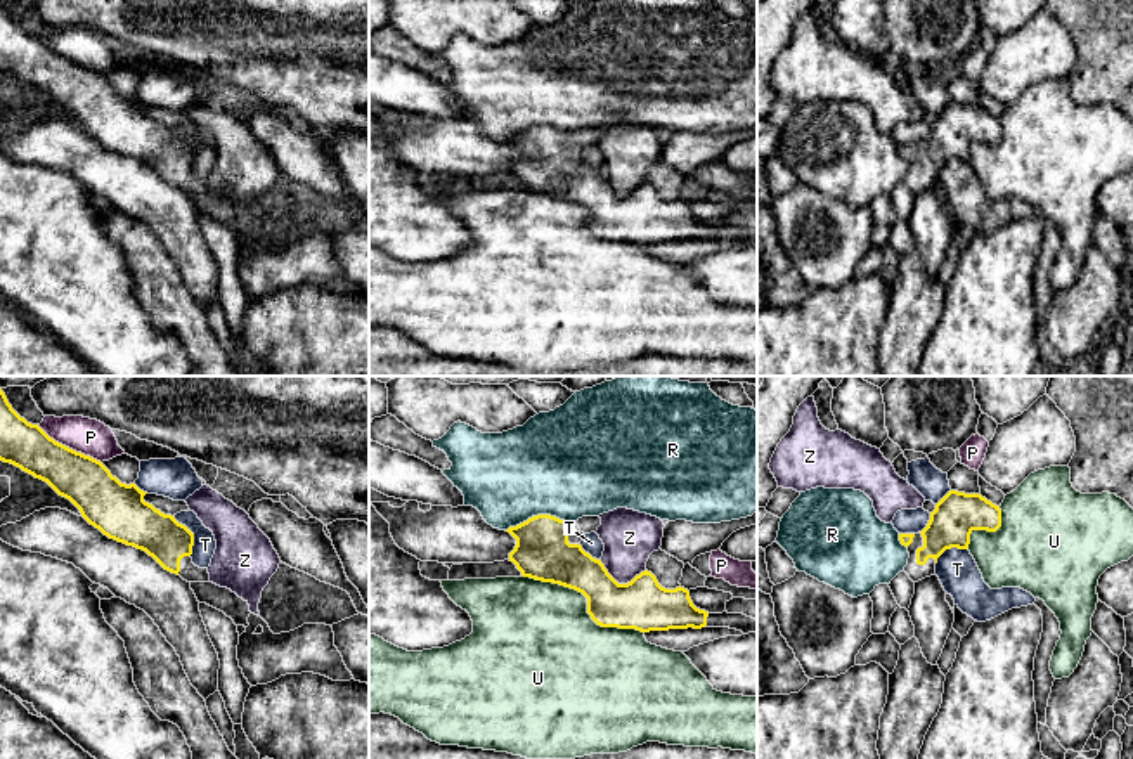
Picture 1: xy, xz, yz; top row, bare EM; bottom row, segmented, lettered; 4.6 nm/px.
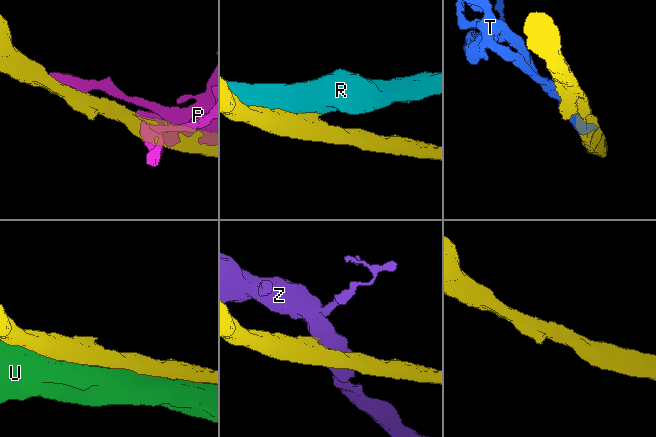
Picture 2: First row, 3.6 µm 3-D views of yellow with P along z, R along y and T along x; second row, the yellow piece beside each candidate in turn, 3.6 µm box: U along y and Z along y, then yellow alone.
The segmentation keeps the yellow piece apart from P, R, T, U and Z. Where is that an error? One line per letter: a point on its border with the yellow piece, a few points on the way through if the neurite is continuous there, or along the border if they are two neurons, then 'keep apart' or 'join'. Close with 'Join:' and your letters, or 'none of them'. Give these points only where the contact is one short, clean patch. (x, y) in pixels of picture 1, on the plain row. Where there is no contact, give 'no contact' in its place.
P: xy (68, 59) | keep apart
R: xz (537, 127) | keep apart
T: xy (193, 146) | keep apart
U: xz (588, 215) | keep apart
Z: xz (621, 196) | keep apart
Join: none of them

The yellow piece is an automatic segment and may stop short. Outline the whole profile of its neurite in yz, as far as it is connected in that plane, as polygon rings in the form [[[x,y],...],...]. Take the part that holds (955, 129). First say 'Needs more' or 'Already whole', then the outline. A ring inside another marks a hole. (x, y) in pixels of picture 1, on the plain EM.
Needs more. [[[949,102],[930,125],[927,139],[918,146],[899,146],[910,170],[904,184],[913,194],[936,185],[937,170],[951,159],[968,161],[974,142],[996,144],[1001,121],[981,106]]]

